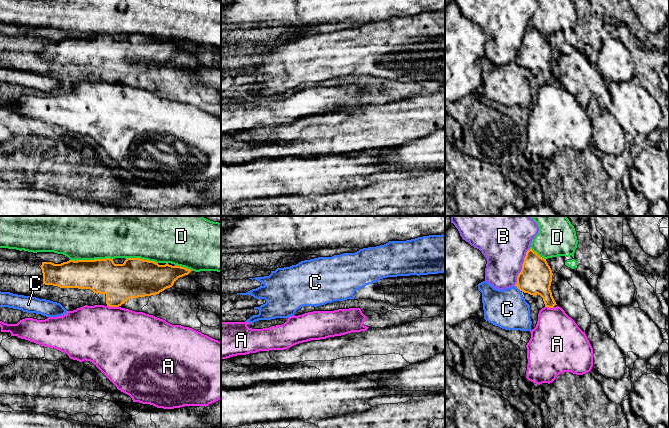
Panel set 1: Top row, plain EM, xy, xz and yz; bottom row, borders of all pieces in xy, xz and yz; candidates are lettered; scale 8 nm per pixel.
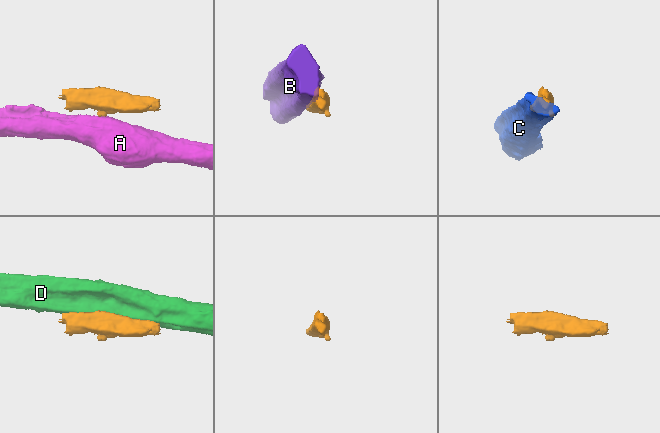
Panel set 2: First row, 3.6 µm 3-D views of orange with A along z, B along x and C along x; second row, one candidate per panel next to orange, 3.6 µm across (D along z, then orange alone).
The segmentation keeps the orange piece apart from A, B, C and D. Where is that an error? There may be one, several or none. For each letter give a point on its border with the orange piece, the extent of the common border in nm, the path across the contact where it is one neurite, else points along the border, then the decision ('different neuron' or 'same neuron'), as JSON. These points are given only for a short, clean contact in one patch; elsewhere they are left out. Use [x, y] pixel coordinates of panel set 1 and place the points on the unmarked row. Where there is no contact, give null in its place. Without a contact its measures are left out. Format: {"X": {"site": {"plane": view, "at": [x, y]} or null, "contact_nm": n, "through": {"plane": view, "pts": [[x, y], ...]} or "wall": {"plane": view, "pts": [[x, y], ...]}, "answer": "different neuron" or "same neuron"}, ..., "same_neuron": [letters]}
{"A": {"site": {"plane": "xy", "at": [113, 82]}, "contact_nm": 100, "wall": {"plane": "xy", "pts": [[107, 81], [118, 83]]}, "answer": "different neuron"}, "B": {"site": {"plane": "yz", "at": [522, 43]}, "contact_nm": 340, "answer": "different neuron"}, "C": {"site": {"plane": "yz", "at": [517, 63]}, "contact_nm": 70, "answer": "different neuron"}, "D": {"site": {"plane": "xy", "at": [91, 36]}, "contact_nm": 340, "answer": "different neuron"}, "same_neuron": []}

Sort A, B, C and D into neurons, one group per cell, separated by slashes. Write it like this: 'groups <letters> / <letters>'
groups A / B / C / D

